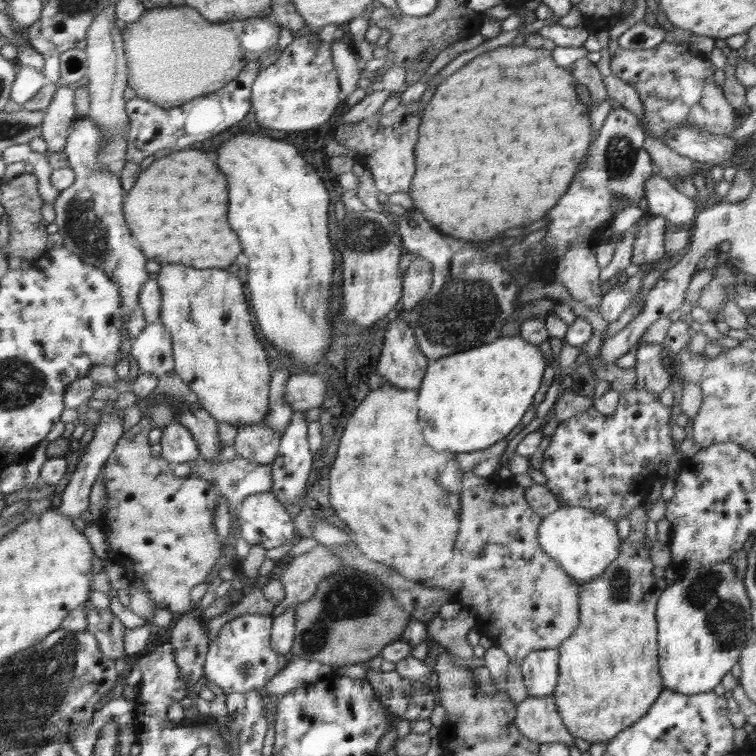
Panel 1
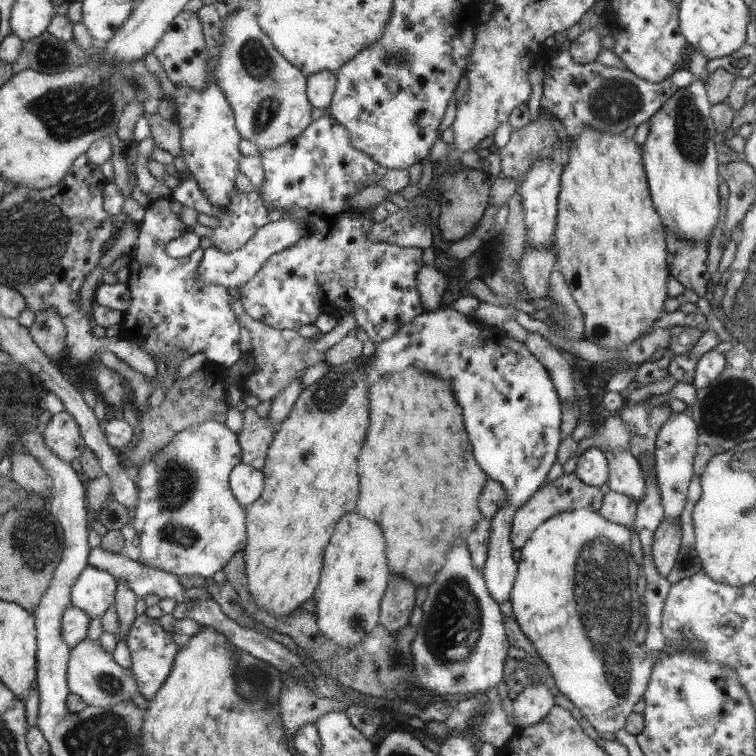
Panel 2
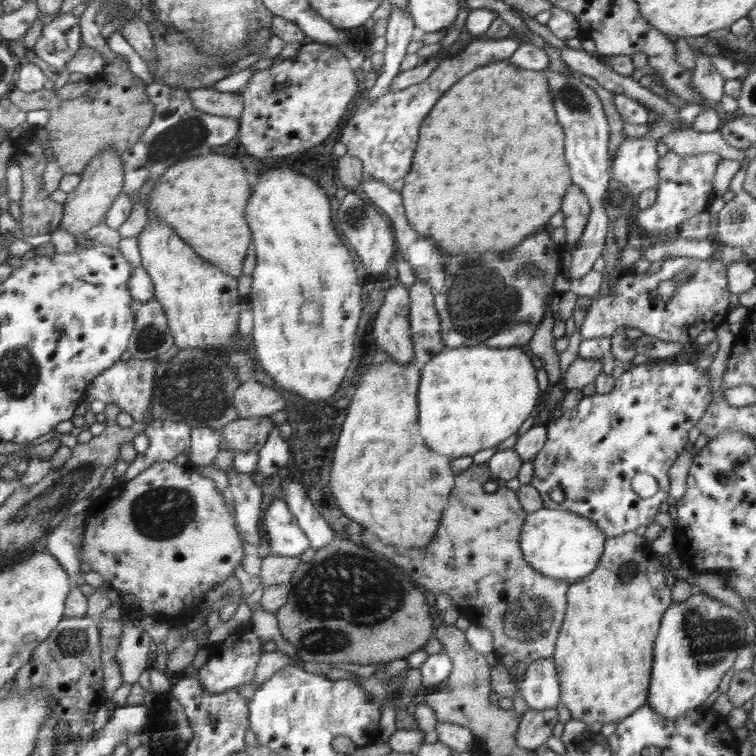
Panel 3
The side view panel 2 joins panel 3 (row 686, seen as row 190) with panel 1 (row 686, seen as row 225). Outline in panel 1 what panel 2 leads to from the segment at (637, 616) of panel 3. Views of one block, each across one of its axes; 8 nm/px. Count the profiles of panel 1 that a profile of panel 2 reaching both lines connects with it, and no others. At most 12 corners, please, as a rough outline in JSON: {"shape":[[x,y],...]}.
{"shape":[[645,545],[581,585],[553,693],[591,744],[664,692]]}

